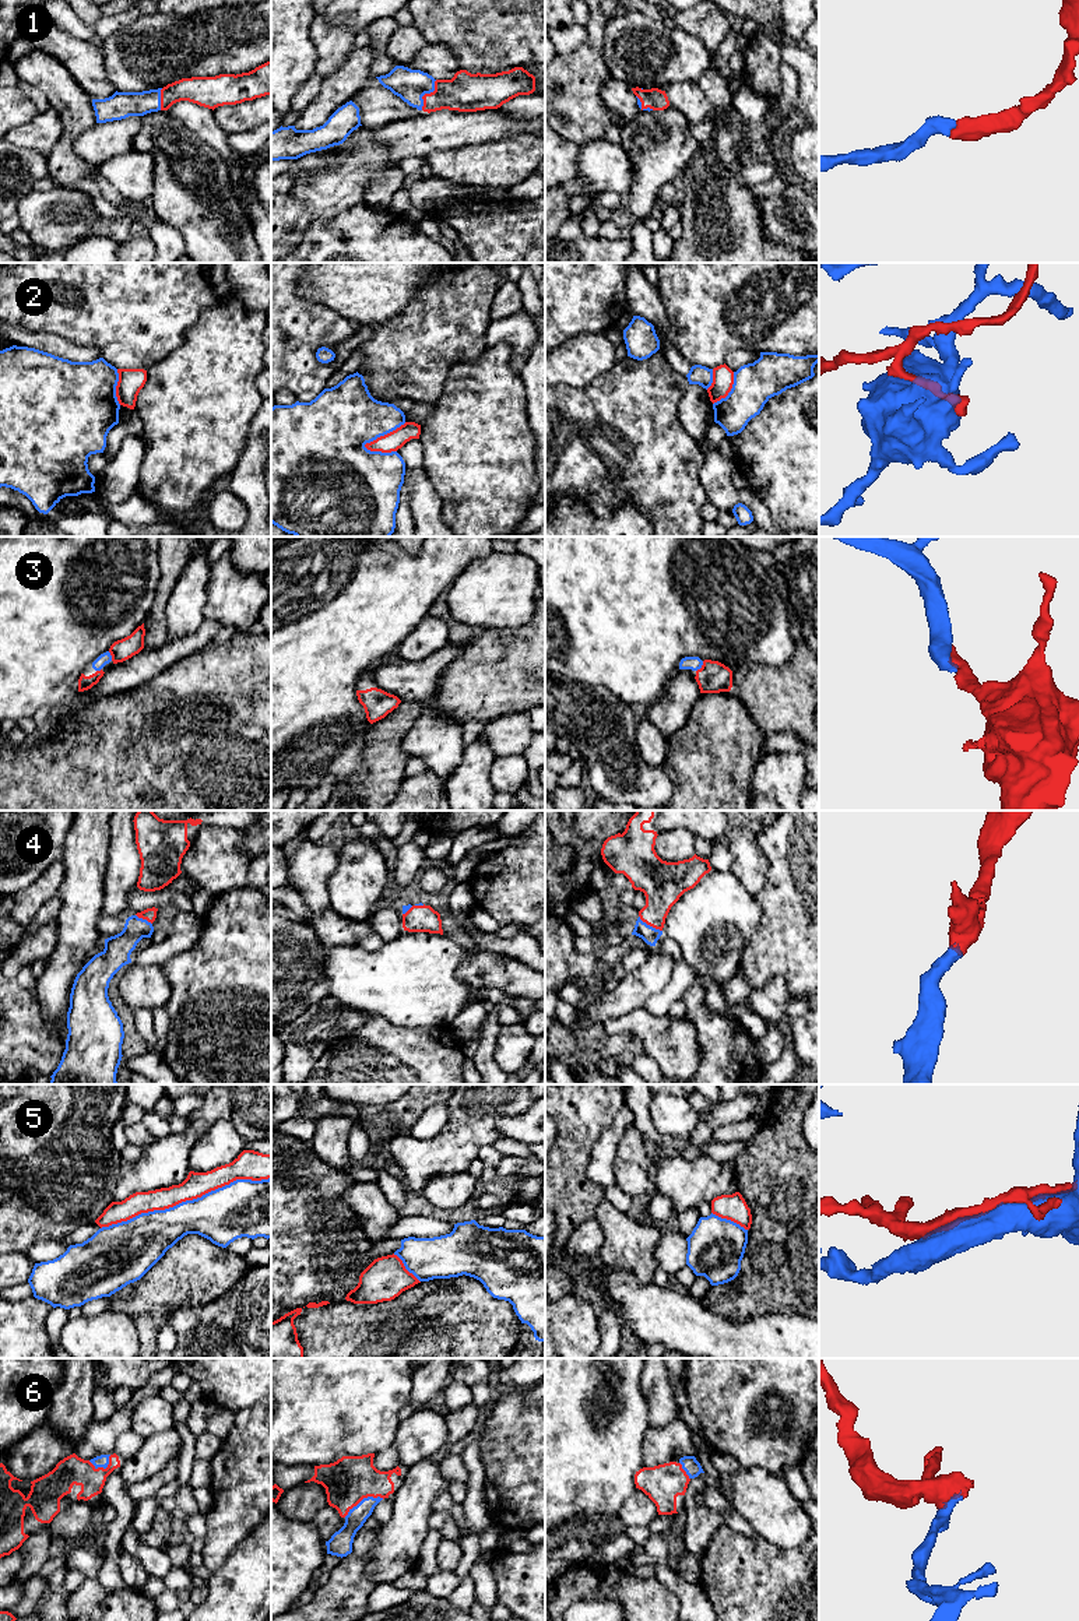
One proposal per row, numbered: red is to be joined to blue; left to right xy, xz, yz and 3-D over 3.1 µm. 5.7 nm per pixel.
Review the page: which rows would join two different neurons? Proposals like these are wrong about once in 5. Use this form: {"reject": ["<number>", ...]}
{"reject": ["2", "5"]}

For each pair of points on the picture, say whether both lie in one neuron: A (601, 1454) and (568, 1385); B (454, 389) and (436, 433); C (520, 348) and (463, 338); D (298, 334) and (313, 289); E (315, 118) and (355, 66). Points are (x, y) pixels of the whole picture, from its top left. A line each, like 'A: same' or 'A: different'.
A: same
B: same
C: different
D: different
E: same

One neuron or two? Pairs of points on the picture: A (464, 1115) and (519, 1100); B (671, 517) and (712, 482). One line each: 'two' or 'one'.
A: one
B: two

